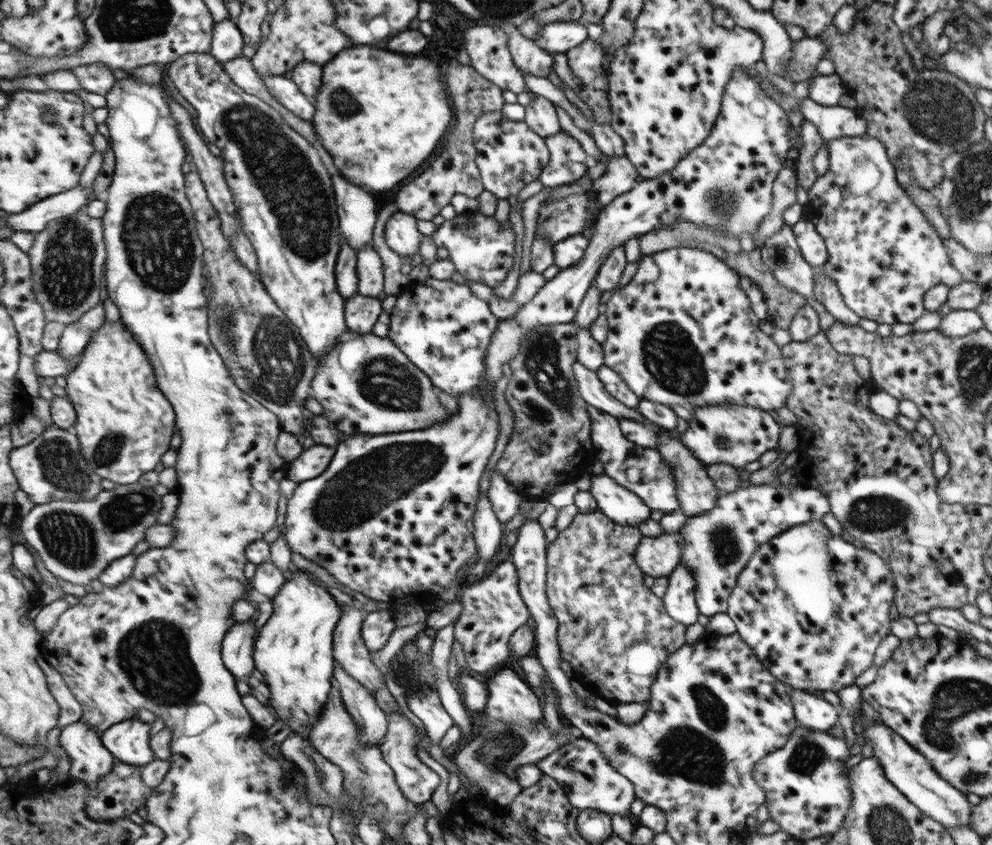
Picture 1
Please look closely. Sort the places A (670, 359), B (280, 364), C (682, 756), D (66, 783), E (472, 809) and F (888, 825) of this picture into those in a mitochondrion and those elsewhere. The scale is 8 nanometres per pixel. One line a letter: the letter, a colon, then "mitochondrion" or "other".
A: mitochondrion
B: mitochondrion
C: mitochondrion
D: other
E: other
F: mitochondrion

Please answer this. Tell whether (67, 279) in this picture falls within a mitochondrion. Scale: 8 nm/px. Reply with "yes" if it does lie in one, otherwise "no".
yes

